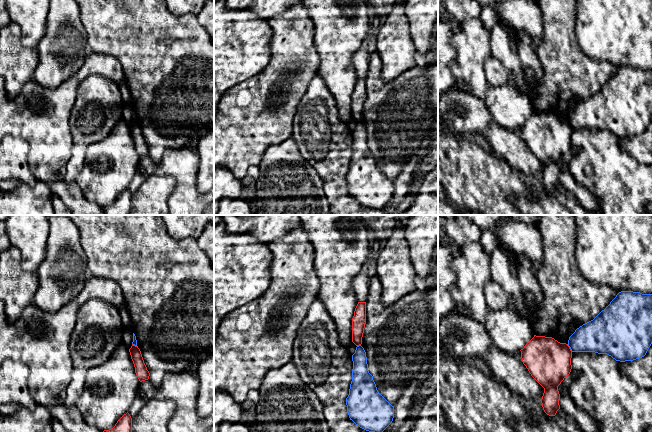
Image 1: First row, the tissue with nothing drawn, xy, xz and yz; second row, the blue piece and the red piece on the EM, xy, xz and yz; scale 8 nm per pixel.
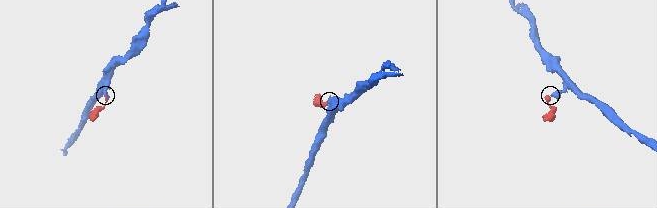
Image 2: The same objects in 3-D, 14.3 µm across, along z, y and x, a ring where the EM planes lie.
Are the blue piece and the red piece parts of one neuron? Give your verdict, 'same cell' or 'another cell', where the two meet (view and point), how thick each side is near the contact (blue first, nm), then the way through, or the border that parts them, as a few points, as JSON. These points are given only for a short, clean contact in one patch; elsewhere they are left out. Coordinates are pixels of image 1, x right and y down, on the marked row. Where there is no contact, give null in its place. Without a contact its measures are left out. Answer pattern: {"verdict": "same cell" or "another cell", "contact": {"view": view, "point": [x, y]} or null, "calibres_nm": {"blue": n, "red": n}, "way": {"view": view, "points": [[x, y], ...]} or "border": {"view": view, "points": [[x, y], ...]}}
{"verdict": "another cell", "contact": {"view": "yz", "point": [570, 348]}, "calibres_nm": {"blue": 280, "red": 360}, "border": {"view": "yz", "points": [[567, 344], [572, 351]]}}

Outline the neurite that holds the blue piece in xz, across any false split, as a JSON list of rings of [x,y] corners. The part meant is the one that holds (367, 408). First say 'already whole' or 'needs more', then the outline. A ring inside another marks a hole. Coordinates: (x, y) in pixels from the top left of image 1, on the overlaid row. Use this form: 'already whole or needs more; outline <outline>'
already whole; outline [[[361,345],[356,347],[352,361],[352,381],[346,398],[349,418],[366,431],[383,432],[393,421],[394,406],[378,392]]]

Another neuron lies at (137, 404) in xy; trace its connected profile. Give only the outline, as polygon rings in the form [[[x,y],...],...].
[[[140,396],[136,397],[136,399],[133,401],[132,405],[128,410],[128,413],[130,414],[132,419],[138,414],[138,412],[140,411],[144,404],[145,401],[142,397]]]

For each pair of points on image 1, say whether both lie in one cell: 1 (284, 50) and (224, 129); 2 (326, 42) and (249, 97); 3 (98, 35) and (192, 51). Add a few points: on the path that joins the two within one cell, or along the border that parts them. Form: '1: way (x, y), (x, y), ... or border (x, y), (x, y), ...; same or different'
1: way (282, 70), (244, 109); same
2: border (313, 26), (313, 42), (319, 55), (317, 73); different
3: way (121, 35), (143, 35), (156, 48), (169, 49); same

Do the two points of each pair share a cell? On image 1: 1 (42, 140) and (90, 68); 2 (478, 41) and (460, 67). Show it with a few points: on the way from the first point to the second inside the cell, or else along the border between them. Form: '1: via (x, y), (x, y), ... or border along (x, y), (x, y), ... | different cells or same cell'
1: via (45, 121), (72, 84) | same cell
2: via (473, 47), (471, 56), (466, 61) | same cell

